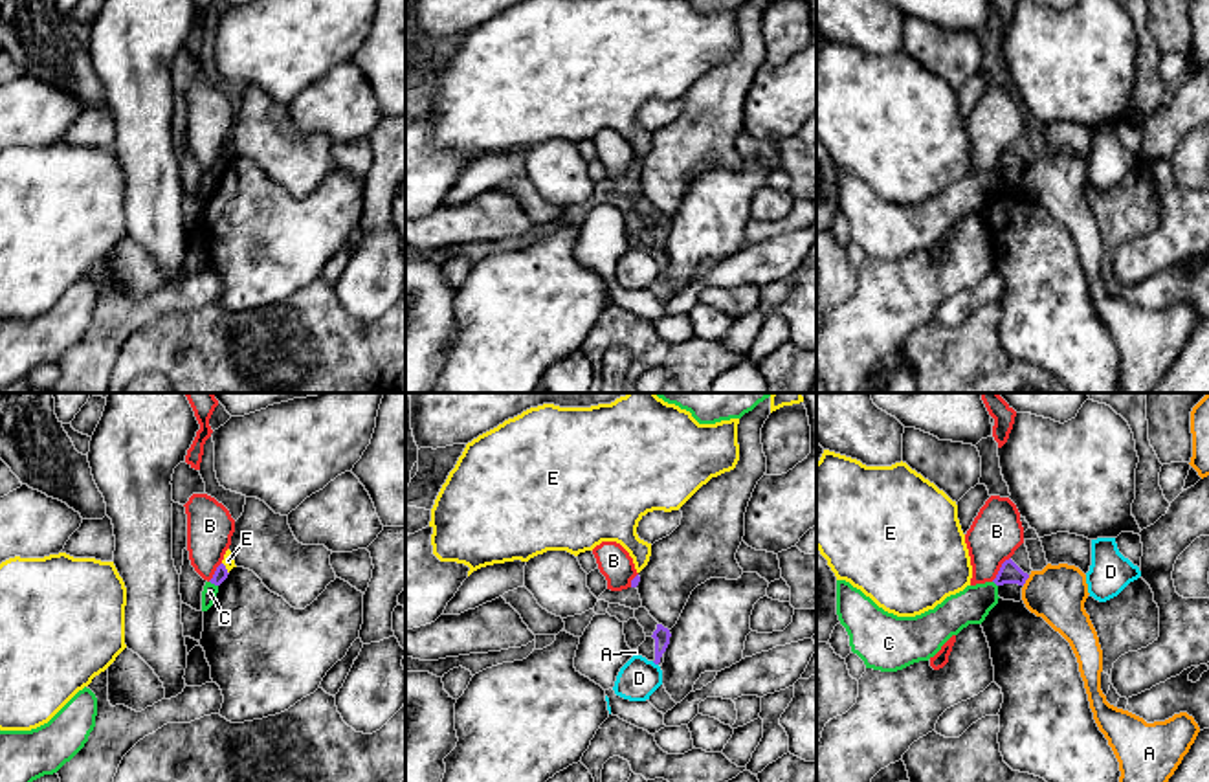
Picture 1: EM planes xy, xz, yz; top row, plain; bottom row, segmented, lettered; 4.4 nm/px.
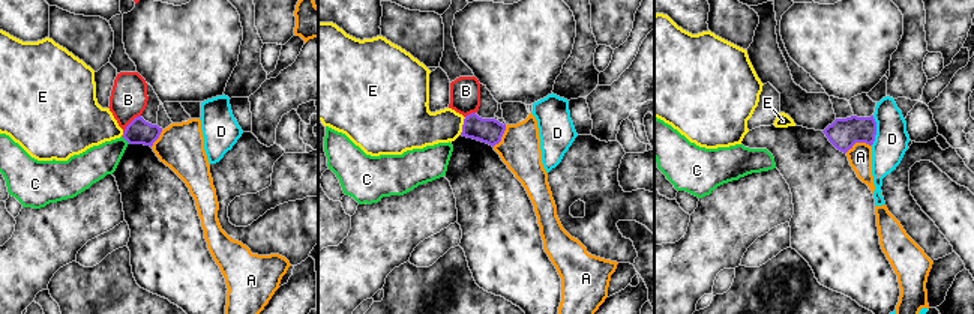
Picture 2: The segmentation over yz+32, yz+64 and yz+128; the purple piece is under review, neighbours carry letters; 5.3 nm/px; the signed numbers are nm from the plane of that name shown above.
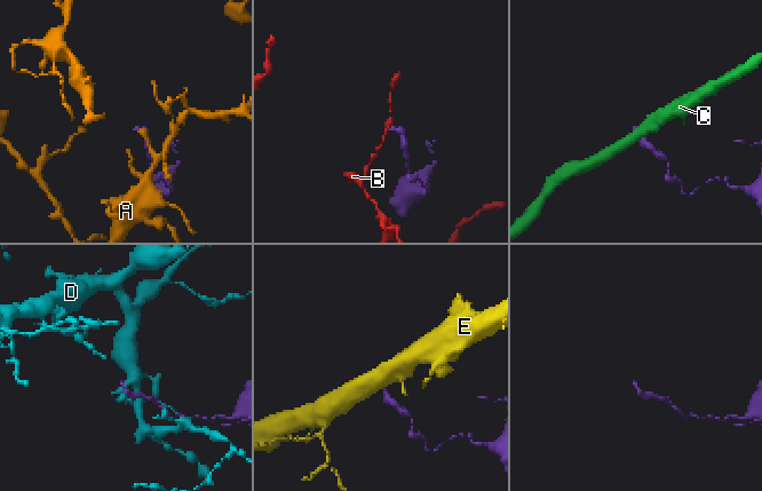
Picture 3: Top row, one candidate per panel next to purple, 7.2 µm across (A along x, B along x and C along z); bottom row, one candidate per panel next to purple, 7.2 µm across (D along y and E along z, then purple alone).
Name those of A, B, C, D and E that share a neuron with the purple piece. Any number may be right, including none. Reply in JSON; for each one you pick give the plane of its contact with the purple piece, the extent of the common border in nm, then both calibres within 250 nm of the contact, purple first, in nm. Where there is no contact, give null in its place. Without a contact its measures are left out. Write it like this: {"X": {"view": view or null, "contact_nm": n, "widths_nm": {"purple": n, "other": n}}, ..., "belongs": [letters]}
{"belongs": []}

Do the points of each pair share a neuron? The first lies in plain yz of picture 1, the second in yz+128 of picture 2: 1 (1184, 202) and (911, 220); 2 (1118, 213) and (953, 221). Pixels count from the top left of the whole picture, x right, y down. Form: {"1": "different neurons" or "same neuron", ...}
{"1": "different neurons", "2": "different neurons"}

